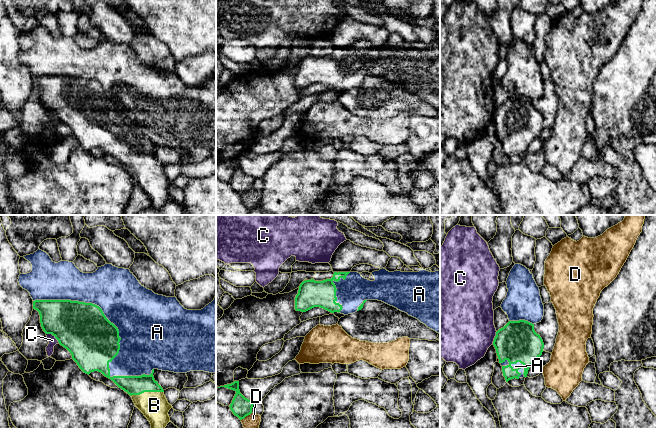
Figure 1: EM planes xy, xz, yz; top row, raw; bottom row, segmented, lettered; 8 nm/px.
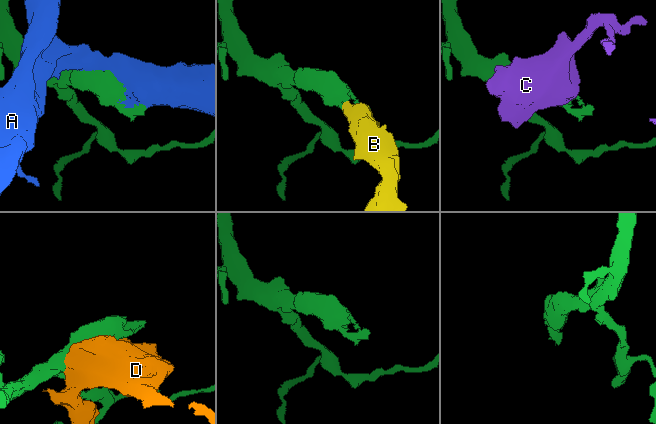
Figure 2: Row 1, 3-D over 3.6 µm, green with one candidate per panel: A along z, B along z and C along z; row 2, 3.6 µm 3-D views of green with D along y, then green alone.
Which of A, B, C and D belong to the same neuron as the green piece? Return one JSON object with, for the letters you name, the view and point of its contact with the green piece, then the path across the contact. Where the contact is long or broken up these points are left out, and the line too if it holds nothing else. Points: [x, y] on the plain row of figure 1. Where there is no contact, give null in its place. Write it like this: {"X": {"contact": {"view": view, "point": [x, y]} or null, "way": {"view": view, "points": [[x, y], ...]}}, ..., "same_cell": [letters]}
{"B": {"contact": {"view": "xy", "point": [146, 167]}}, "same_cell": ["B"]}

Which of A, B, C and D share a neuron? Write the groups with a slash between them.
A / B / C / D

